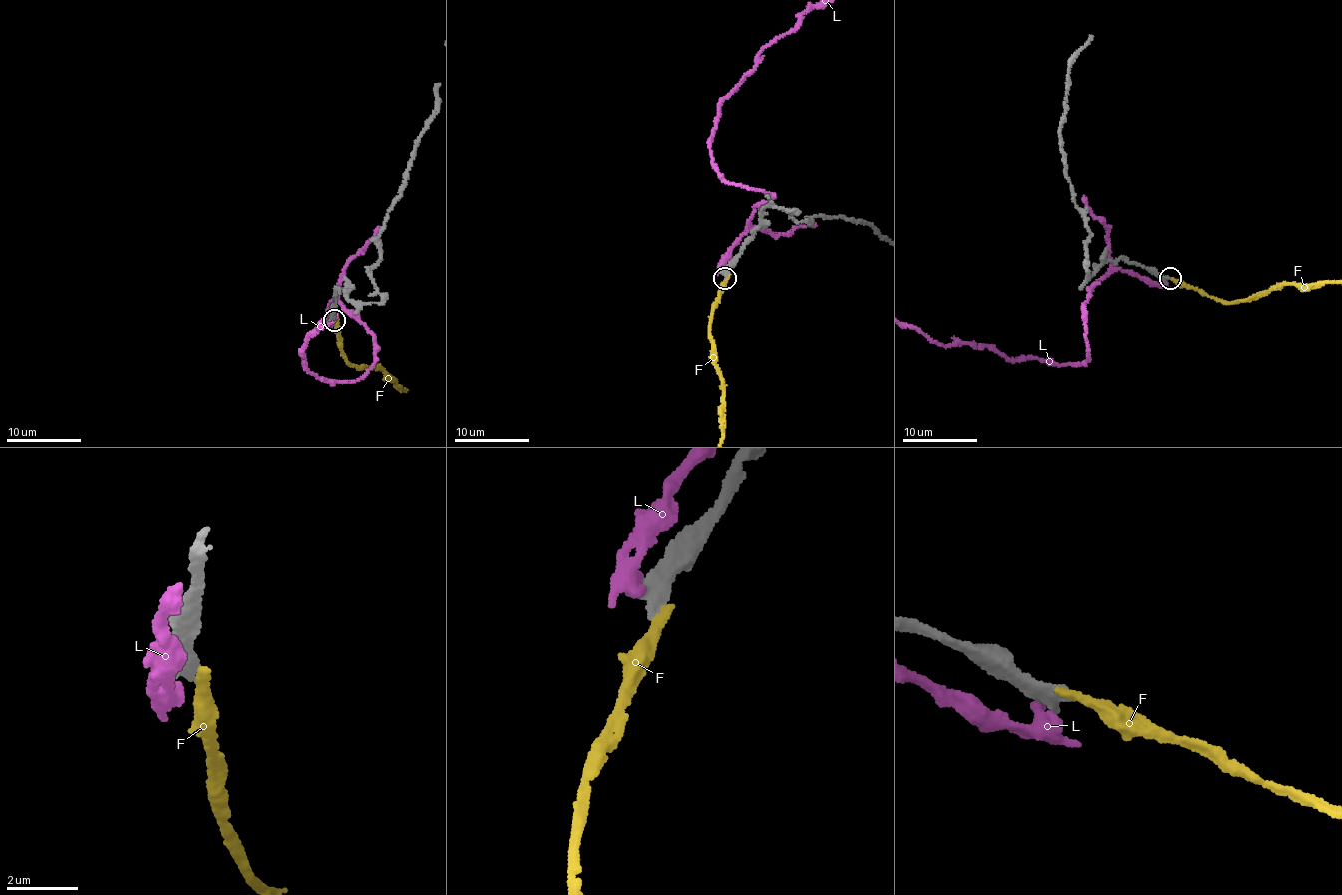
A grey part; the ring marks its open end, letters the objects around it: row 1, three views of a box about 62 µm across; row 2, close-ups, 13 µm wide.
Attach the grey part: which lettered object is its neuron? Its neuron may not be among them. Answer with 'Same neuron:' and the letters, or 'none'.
Same neuron: none

